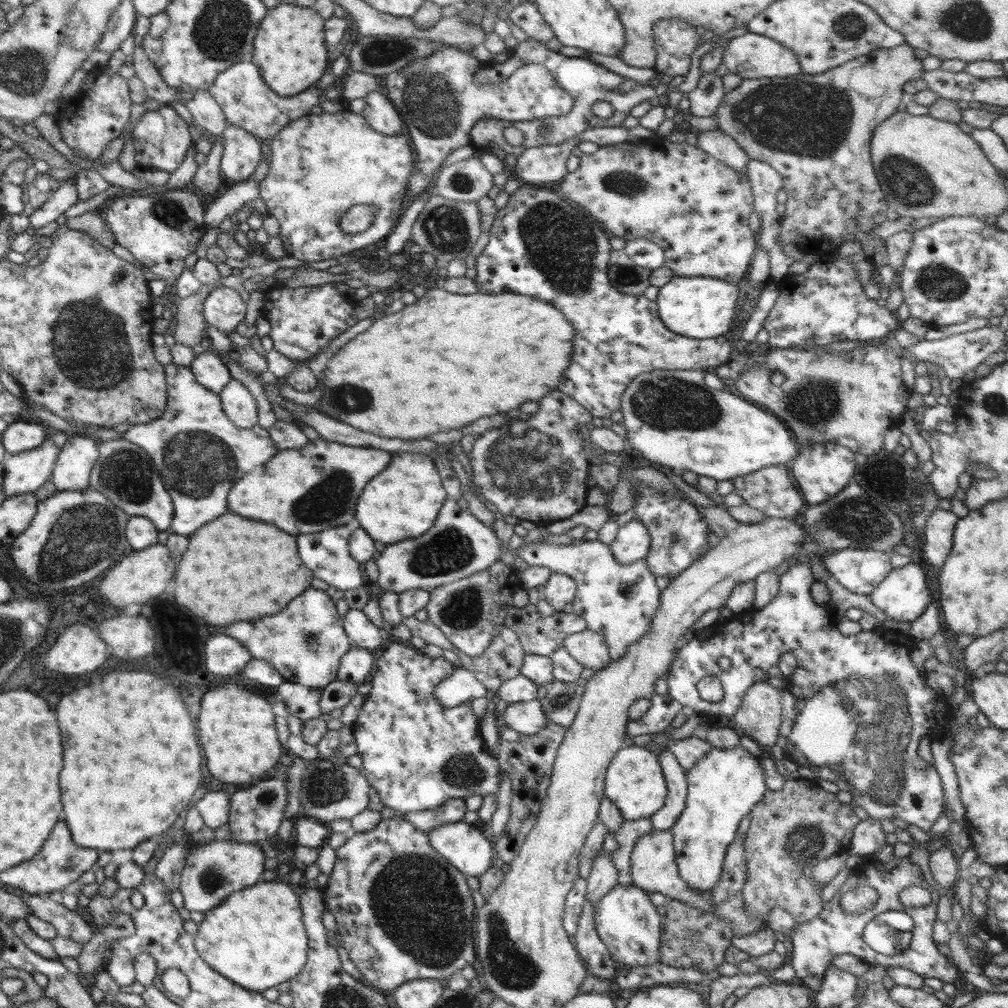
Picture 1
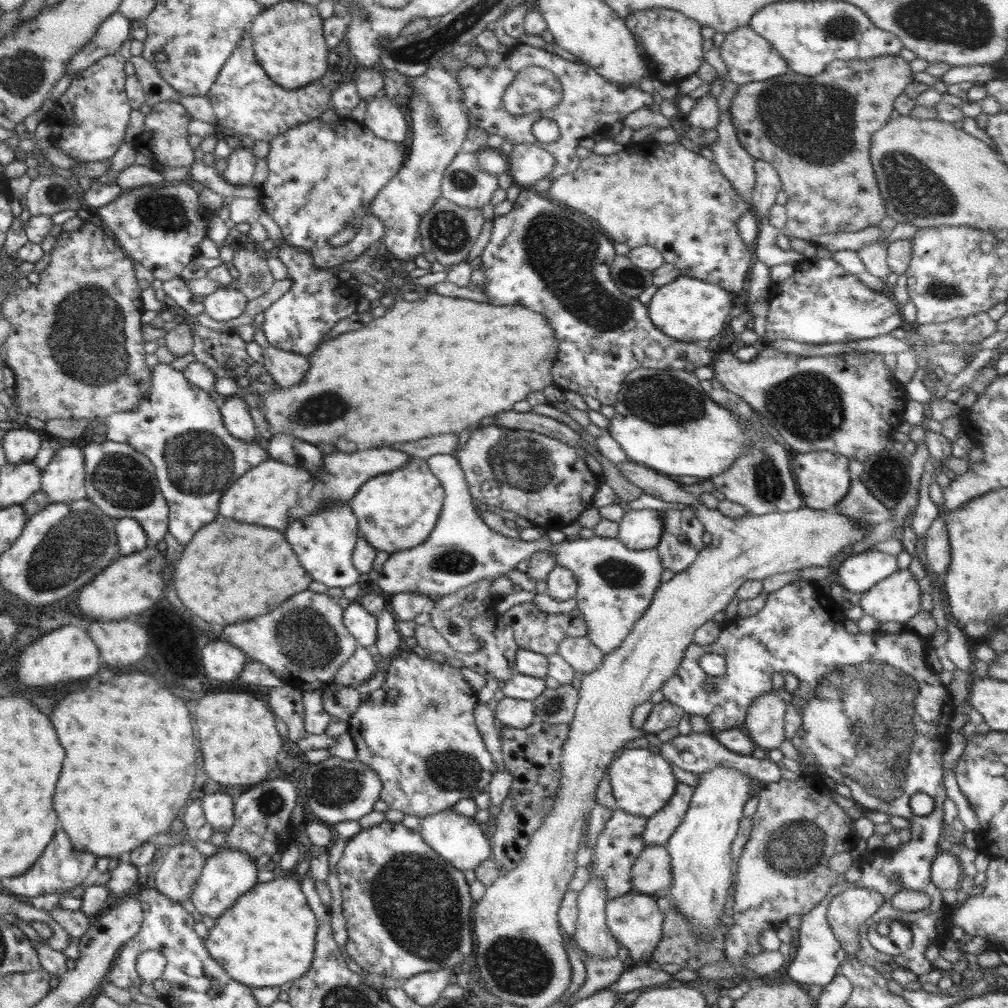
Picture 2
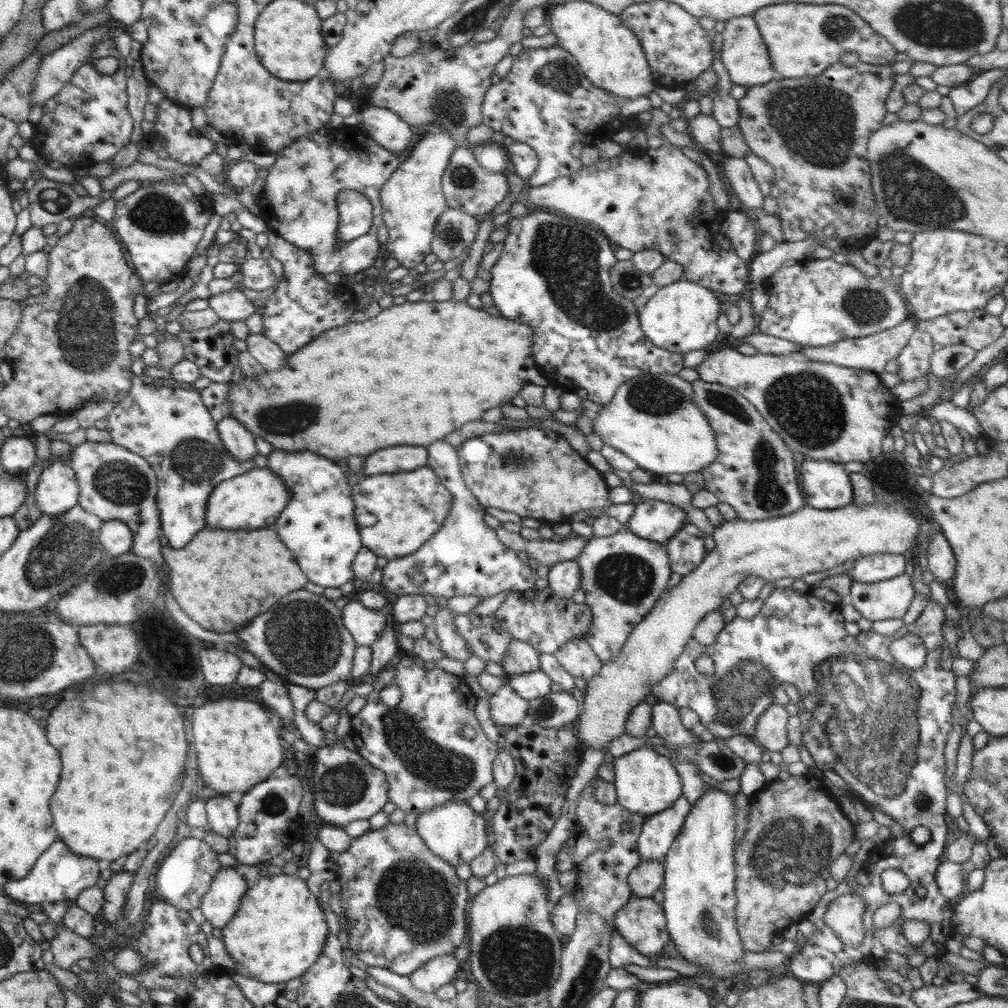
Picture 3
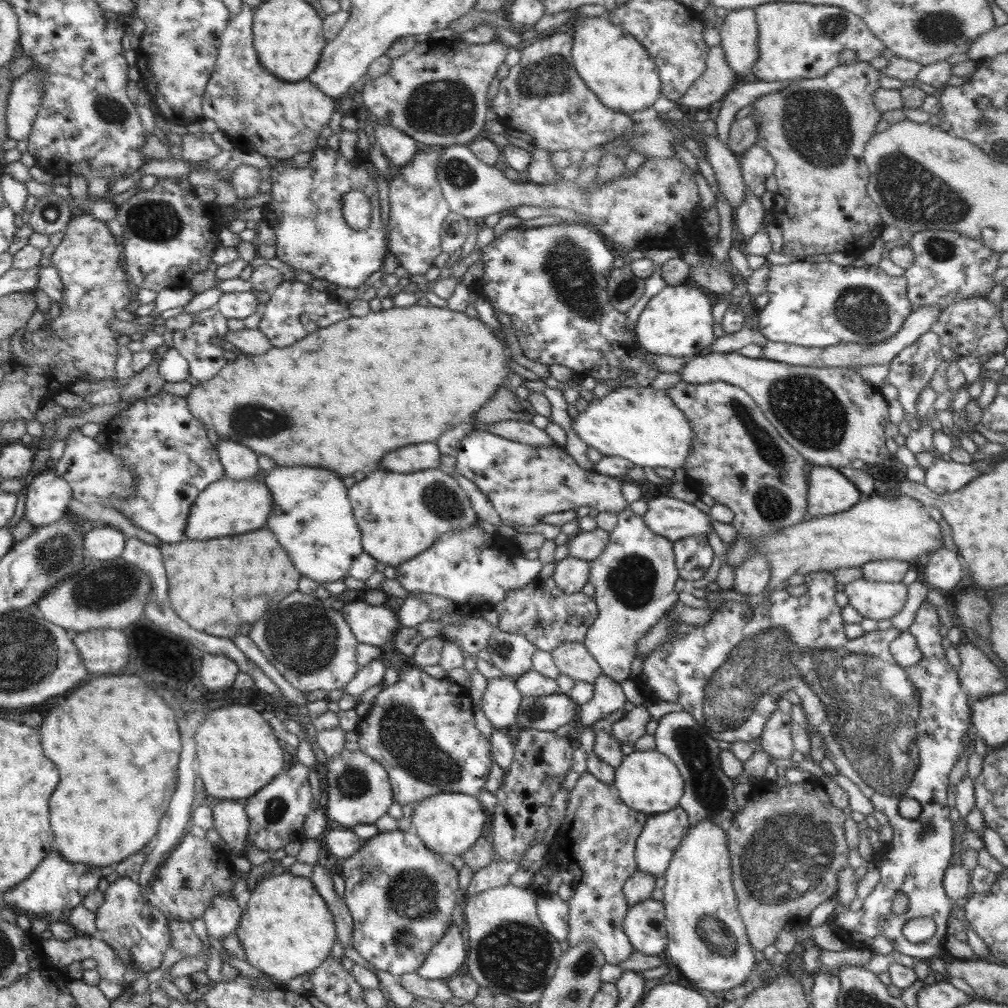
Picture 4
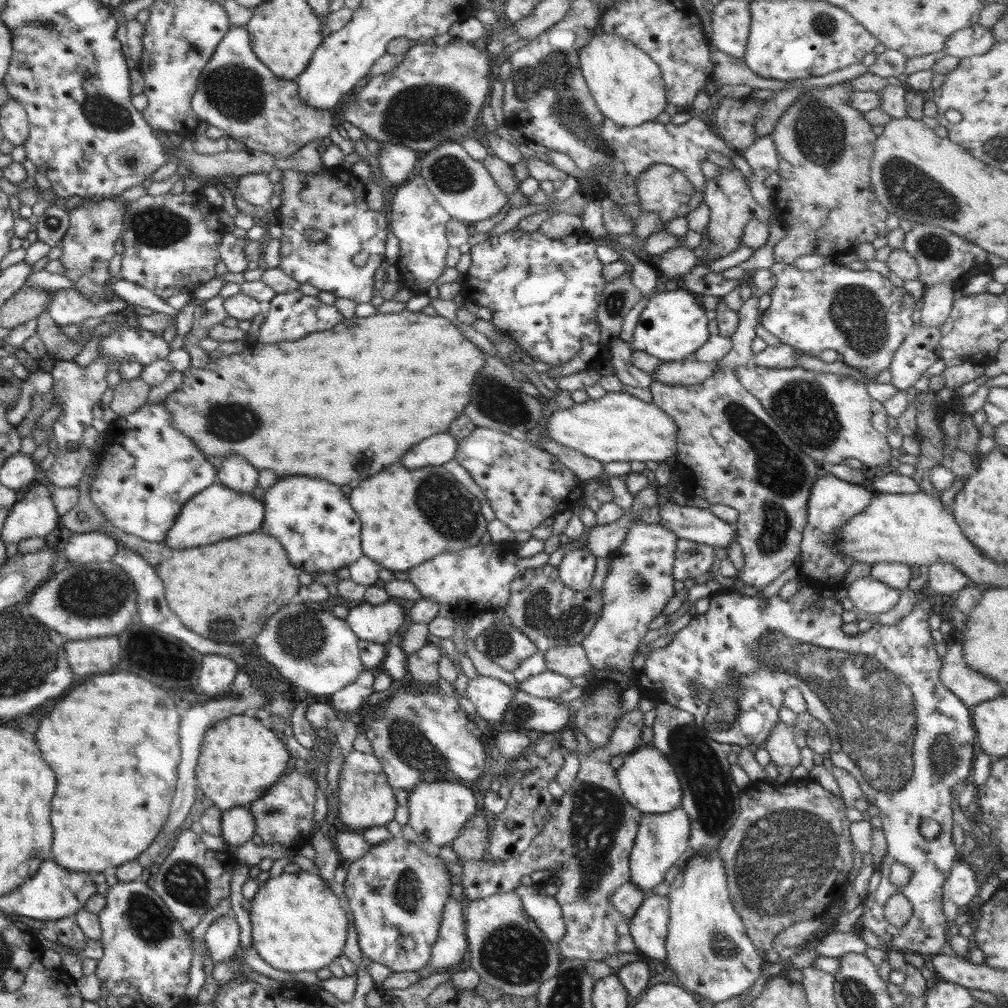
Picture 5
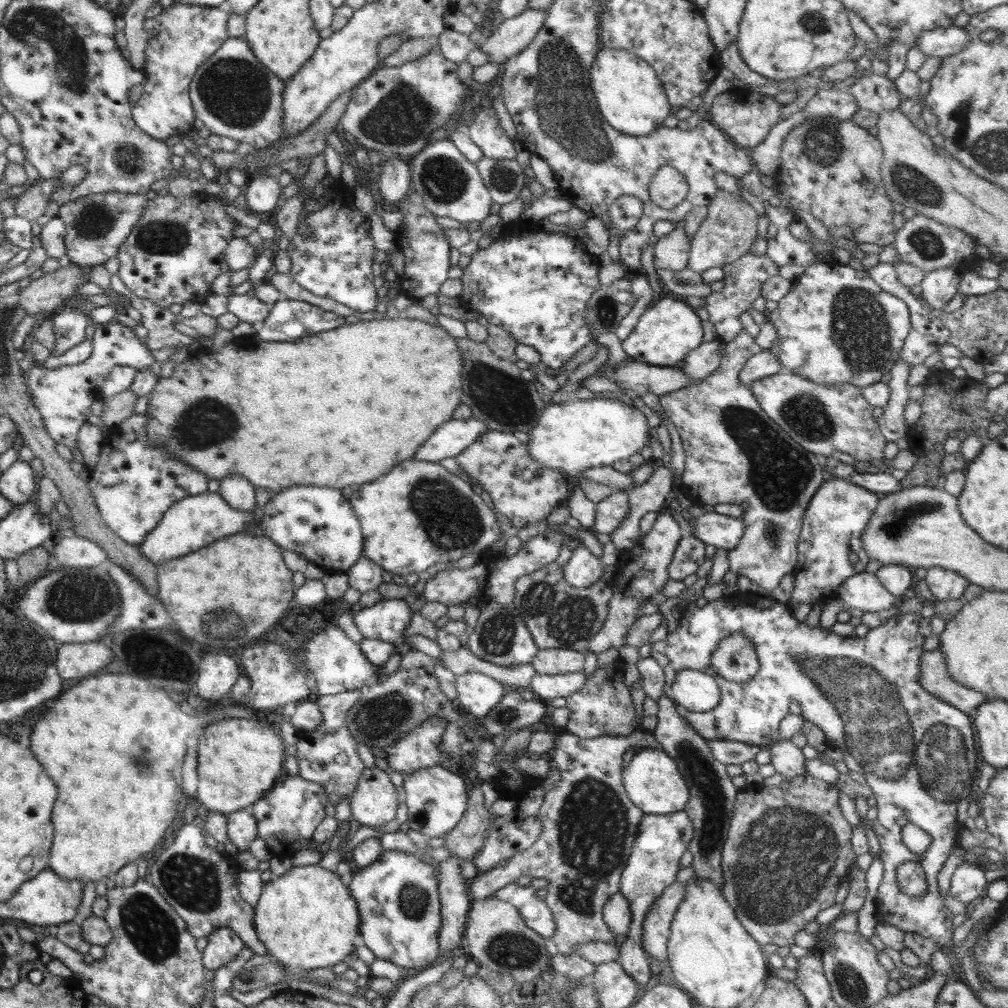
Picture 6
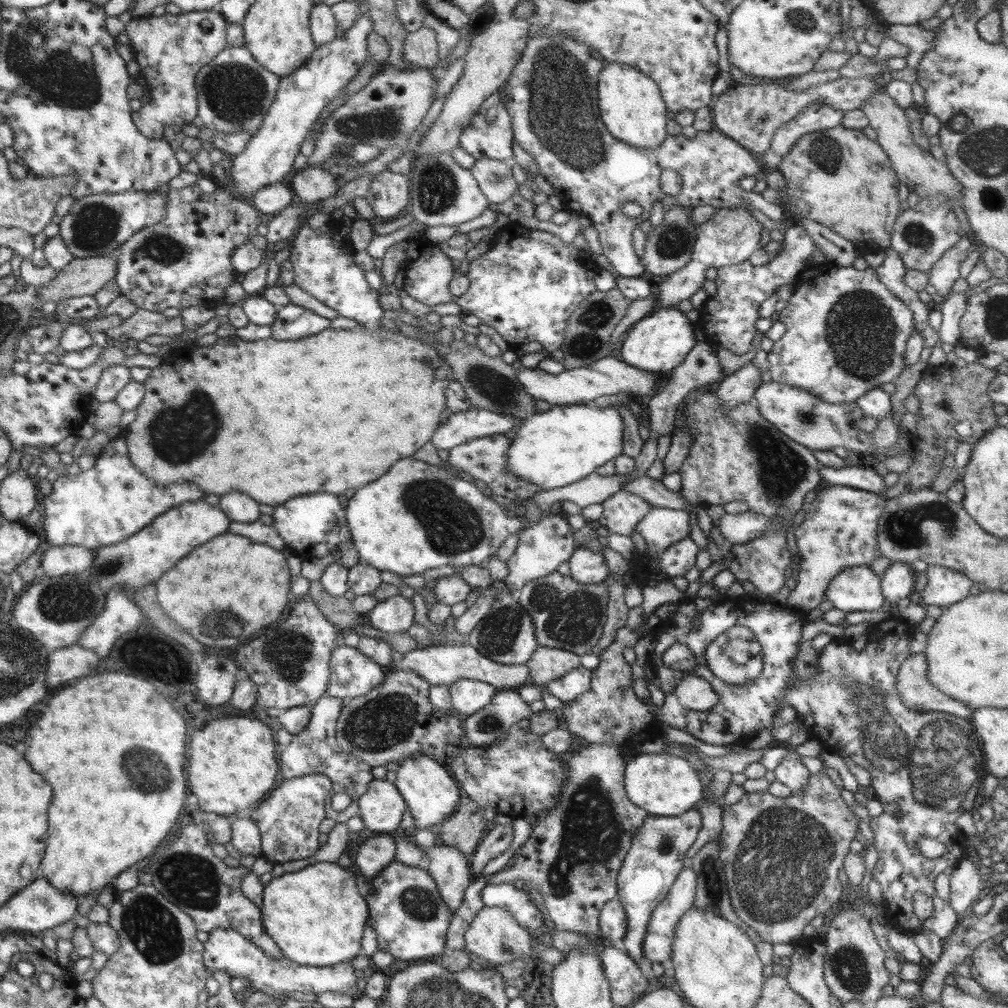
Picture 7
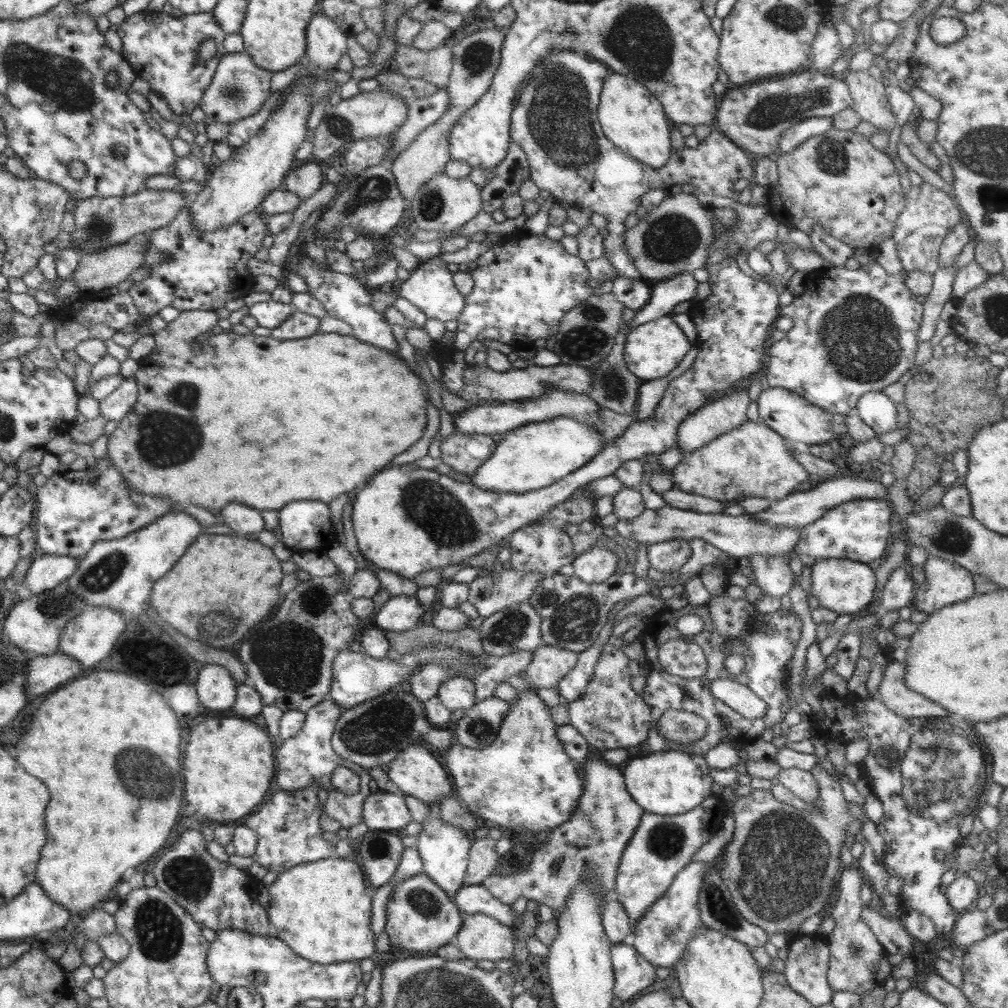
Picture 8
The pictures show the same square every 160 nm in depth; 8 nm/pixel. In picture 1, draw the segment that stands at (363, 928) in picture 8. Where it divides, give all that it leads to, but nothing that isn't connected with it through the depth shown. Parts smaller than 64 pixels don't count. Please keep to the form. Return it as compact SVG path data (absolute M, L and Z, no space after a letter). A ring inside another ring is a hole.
M261 880L254 886L229 894L216 908L204 913L204 919L198 926L193 943L204 962L218 974L248 990L262 993L280 982L289 981L302 970L307 961L308 937L302 922L299 896L286 880L283 882Z

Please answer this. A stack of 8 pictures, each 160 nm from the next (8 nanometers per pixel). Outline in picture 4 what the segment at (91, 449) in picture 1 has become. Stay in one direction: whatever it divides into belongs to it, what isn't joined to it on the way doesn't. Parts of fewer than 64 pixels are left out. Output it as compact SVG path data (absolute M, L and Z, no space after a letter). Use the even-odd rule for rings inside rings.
M51 468L37 474L24 487L26 504L23 517L33 527L48 526L68 515L71 504L71 486Z

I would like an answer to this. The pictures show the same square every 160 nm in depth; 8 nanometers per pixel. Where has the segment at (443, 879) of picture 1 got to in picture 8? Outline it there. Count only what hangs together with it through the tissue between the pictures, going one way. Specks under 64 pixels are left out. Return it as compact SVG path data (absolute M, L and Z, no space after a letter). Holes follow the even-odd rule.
M426 873L415 874L393 886L386 905L386 924L390 945L412 952L430 952L449 944L462 926L463 918L457 904L451 900Z

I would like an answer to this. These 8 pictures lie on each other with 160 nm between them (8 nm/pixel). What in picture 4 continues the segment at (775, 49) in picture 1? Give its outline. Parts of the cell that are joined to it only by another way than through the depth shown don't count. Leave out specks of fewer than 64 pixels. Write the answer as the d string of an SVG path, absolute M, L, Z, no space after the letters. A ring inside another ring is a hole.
M741 8L729 12L719 32L726 62L738 77L746 76L759 55L759 32L754 9Z

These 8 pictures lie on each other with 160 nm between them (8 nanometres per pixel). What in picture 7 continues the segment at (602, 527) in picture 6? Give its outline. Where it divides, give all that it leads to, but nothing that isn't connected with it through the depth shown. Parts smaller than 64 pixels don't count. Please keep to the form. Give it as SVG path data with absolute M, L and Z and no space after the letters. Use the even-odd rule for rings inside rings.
M624 489L615 492L602 504L604 510L598 524L608 528L611 533L624 536L630 536L651 509L649 502Z

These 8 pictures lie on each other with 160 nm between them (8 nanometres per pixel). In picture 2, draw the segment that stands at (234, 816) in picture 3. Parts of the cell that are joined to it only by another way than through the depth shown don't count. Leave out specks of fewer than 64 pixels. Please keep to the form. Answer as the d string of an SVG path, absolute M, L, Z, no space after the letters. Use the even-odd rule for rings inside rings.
M224 792L208 794L199 800L205 819L214 831L227 832L233 825L235 819L234 803L232 797Z

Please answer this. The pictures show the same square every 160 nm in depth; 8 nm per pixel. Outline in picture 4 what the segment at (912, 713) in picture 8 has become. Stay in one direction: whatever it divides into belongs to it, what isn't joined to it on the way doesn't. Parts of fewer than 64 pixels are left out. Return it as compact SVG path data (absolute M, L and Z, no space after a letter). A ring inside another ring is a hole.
M966 640L955 648L961 660L956 676L971 700L1007 690L1004 672L982 650Z

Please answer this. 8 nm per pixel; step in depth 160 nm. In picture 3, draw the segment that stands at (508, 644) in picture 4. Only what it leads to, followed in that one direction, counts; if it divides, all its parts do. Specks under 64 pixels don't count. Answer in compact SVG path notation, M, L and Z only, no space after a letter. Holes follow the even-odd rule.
M513 639L501 661L506 677L540 670L540 653L530 644Z

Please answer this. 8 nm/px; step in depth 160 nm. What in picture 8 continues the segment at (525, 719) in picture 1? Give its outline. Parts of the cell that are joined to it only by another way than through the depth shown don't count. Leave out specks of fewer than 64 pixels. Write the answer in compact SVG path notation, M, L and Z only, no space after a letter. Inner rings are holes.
M454 676L440 685L436 698L451 712L469 709L475 703L474 684L471 680Z

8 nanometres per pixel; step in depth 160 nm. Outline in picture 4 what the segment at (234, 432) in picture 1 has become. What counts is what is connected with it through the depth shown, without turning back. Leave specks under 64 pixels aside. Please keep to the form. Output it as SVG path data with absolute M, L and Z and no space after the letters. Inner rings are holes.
M160 389L152 396L138 399L128 408L120 410L107 422L104 430L107 436L106 446L121 458L123 465L135 476L135 492L128 499L113 498L109 506L122 511L134 526L139 526L166 544L174 544L185 538L184 529L194 501L208 485L225 476L217 449L206 435L207 430L190 411L186 397Z

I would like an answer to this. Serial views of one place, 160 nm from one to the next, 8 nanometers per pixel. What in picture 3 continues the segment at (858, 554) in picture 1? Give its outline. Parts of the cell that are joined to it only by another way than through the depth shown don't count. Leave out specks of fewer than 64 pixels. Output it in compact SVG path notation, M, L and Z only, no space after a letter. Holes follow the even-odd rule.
M874 553L854 560L849 576L856 582L873 583L905 574L908 557L901 554Z

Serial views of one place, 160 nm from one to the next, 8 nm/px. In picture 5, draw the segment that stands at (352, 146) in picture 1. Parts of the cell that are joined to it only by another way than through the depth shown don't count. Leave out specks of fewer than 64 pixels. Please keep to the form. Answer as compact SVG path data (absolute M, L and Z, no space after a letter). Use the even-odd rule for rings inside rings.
M324 167L318 174L304 174L296 170L282 170L282 205L280 211L279 226L282 228L282 236L279 239L280 270L294 278L300 284L310 284L321 292L331 292L338 298L350 298L357 304L370 303L372 292L375 291L375 272L382 264L385 252L386 235L388 231L388 215L374 212L367 206L366 187L349 172L341 167ZM306 230L319 230L326 237L314 243L305 235Z

